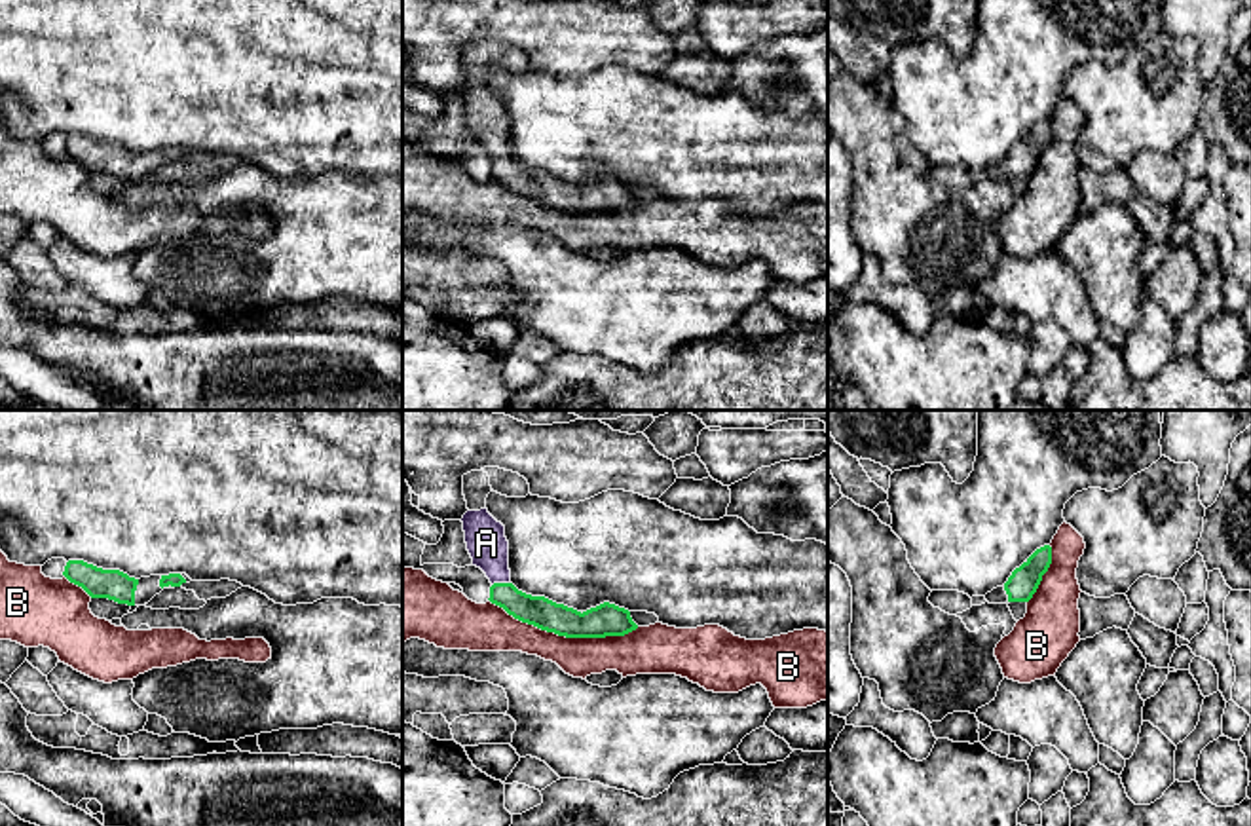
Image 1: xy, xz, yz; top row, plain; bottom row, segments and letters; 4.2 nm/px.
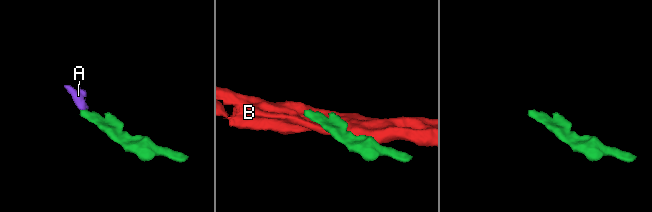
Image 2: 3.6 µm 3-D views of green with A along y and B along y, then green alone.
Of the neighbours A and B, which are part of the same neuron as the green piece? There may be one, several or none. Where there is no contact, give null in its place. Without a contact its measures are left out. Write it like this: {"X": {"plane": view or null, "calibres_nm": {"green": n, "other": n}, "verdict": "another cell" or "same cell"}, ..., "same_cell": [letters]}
{"A": {"plane": "xz", "calibres_nm": {"green": 130, "other": 170}, "verdict": "same cell"}, "B": {"plane": "xz", "calibres_nm": {"green": 140, "other": 170}, "verdict": "another cell"}, "same_cell": ["A"]}

